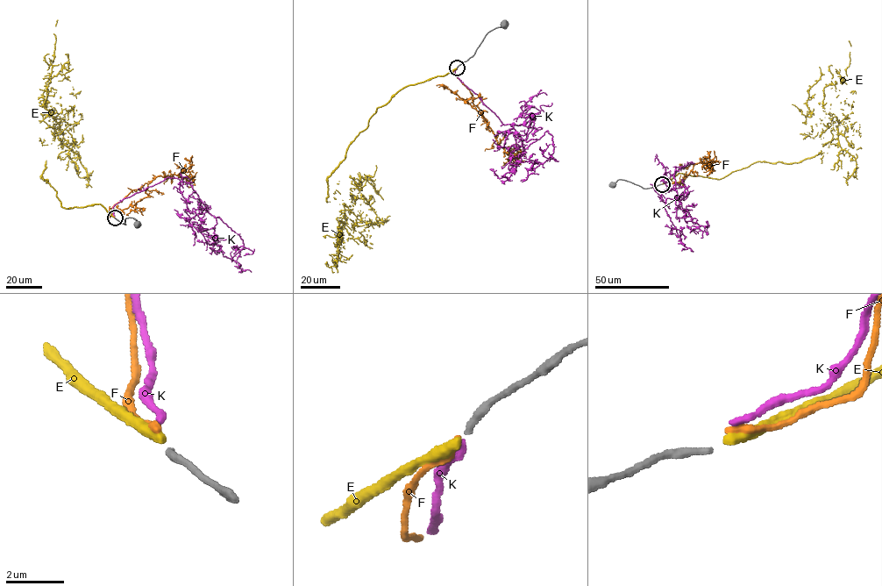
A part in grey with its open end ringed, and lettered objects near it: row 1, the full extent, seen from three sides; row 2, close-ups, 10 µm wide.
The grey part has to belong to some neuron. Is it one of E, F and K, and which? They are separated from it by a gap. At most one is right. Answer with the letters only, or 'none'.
none

